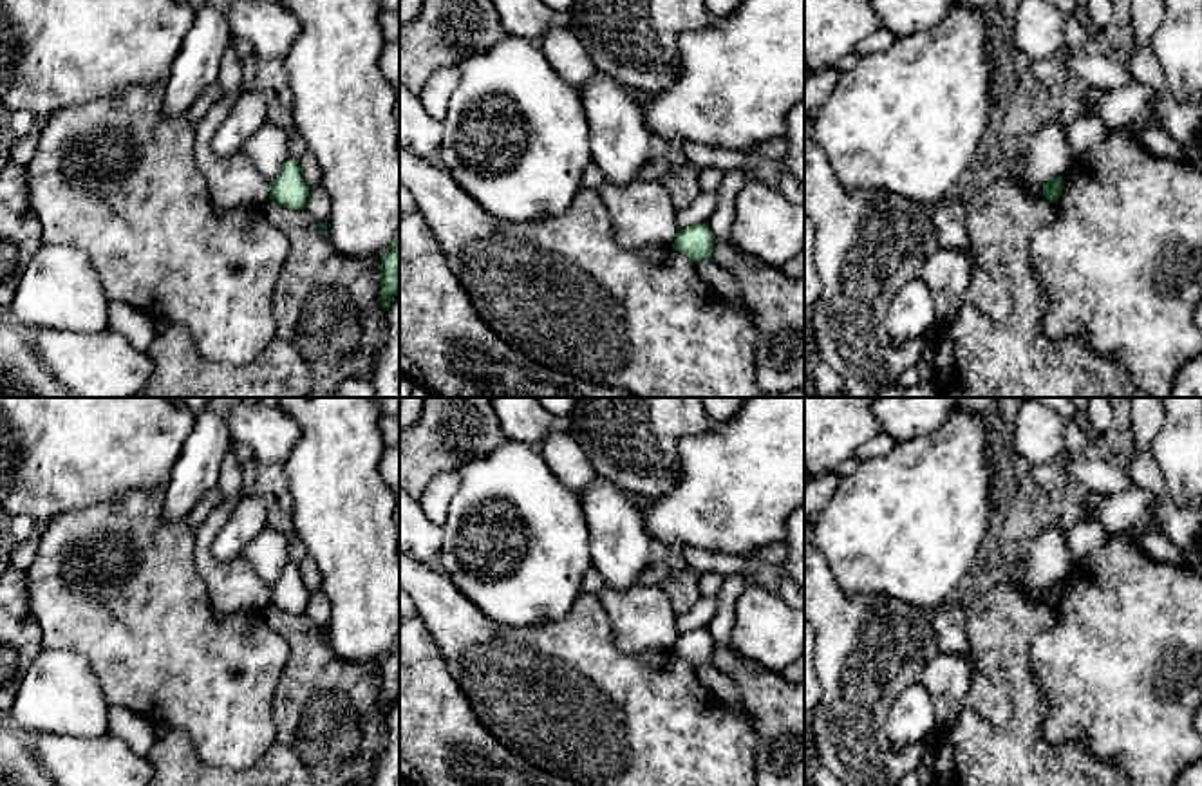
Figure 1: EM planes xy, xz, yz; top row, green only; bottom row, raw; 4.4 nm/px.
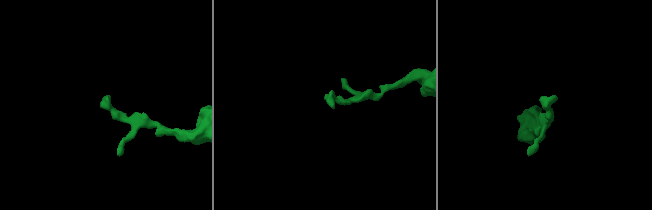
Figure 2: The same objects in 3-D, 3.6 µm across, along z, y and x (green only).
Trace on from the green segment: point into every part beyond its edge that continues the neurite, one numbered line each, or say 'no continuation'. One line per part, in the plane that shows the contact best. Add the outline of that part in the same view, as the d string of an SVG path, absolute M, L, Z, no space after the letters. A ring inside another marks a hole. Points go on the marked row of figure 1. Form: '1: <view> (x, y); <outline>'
no continuation

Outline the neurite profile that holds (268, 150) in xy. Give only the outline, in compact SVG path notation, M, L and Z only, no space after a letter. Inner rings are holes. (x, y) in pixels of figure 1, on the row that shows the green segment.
M266 123L242 145L246 155L255 168L273 182L284 163L289 159L287 136L284 130Z

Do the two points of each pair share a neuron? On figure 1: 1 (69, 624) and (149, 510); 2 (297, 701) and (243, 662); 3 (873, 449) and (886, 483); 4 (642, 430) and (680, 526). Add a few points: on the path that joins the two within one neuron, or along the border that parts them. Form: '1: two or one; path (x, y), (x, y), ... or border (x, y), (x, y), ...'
1: one; path (69, 593), (65, 584), (118, 541)
2: two; border (286, 644), (286, 665), (272, 707), (275, 729)
3: two; border (899, 443), (884, 454), (861, 461)
4: two; border (676, 449), (675, 479), (651, 499), (635, 497)

